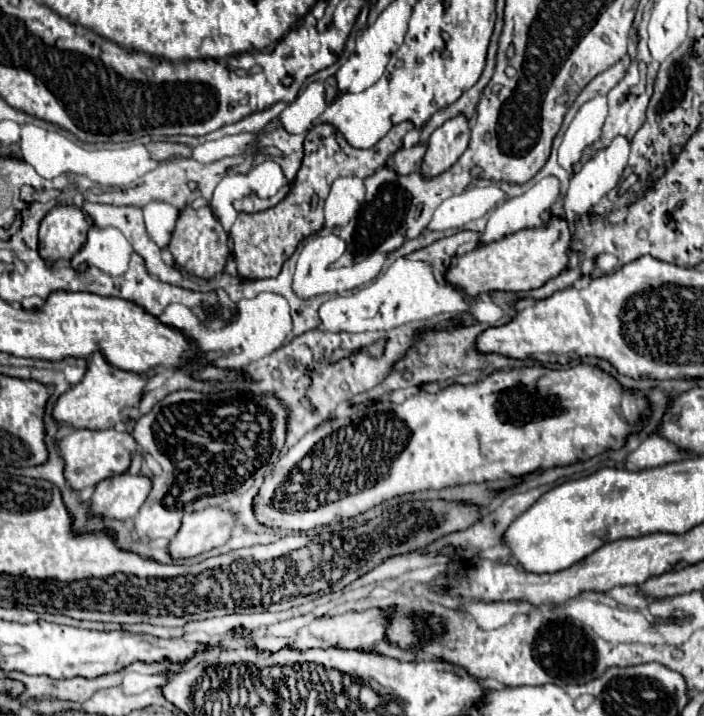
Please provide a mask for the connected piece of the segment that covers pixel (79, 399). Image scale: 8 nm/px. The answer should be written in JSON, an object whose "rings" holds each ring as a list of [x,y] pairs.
{"rings":[[[94,352],[92,358],[88,360],[86,376],[82,378],[80,384],[72,386],[68,392],[64,392],[58,398],[52,416],[60,424],[72,424],[74,428],[90,428],[90,430],[114,428],[118,422],[128,418],[130,408],[138,406],[150,378],[152,374],[134,374],[134,372],[118,370],[104,358],[102,352]]]}

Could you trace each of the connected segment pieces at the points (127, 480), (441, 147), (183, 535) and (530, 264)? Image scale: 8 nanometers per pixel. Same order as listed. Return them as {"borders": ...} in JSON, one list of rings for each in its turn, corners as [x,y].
{"borders":[[[[124,472],[96,484],[96,492],[90,498],[90,508],[92,512],[108,518],[130,520],[138,514],[150,490],[152,482],[148,476]]],[[[458,114],[446,120],[428,140],[428,152],[422,164],[422,174],[432,178],[448,170],[466,150],[470,140],[470,120],[464,114]]],[[[220,506],[186,512],[178,534],[170,542],[172,558],[192,558],[222,546],[236,528],[236,514]]],[[[550,216],[550,220],[540,228],[526,228],[502,240],[490,244],[478,244],[474,250],[454,256],[452,266],[446,272],[446,280],[454,282],[454,286],[462,288],[468,296],[492,290],[506,290],[506,292],[534,290],[544,286],[548,280],[556,278],[560,272],[568,268],[570,248],[572,248],[572,232],[568,228],[568,222],[560,216]]]]}

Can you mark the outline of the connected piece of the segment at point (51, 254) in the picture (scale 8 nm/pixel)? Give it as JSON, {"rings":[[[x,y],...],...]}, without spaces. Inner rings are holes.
{"rings":[[[56,204],[40,224],[40,256],[44,260],[72,258],[86,242],[90,224],[74,204]]]}

